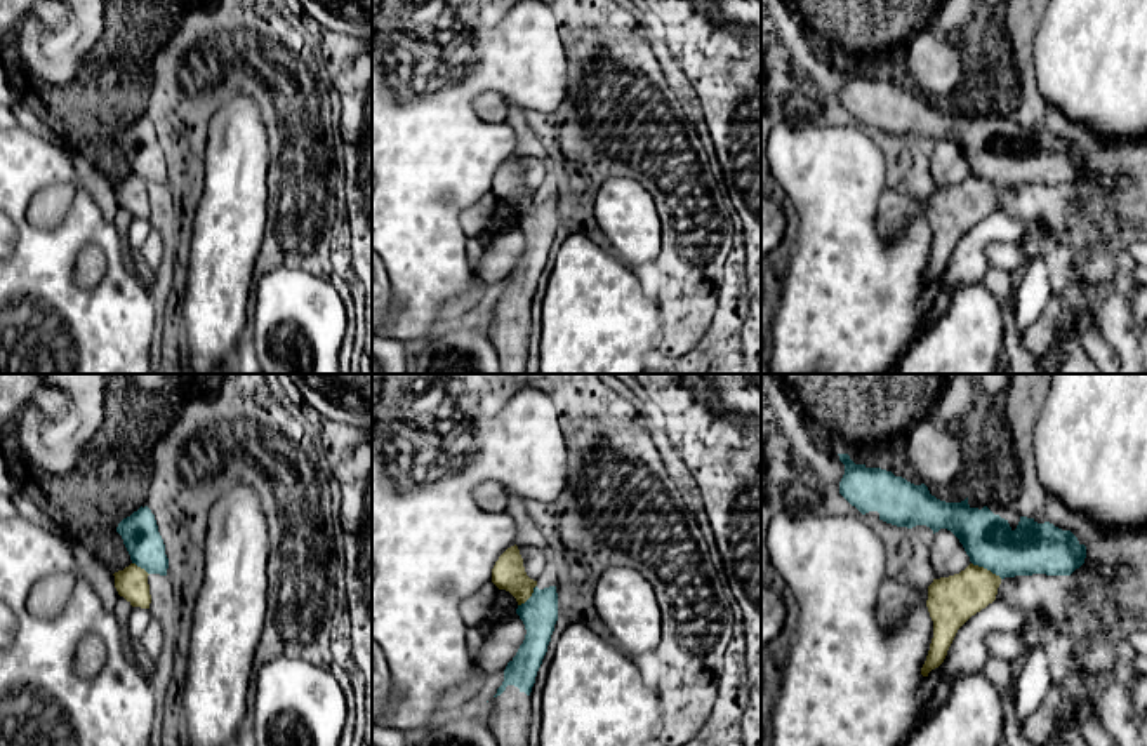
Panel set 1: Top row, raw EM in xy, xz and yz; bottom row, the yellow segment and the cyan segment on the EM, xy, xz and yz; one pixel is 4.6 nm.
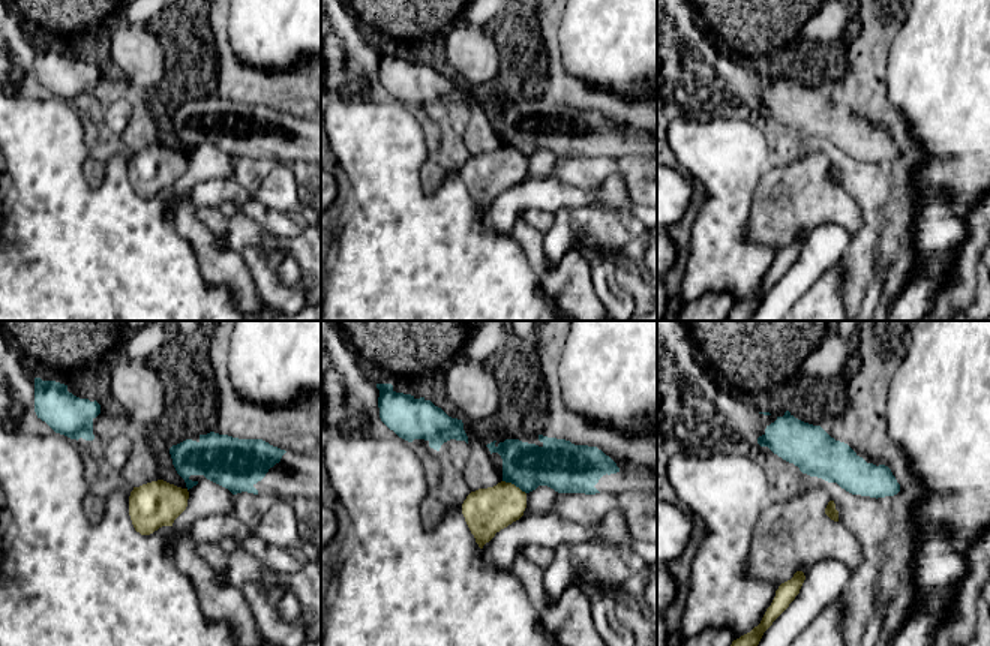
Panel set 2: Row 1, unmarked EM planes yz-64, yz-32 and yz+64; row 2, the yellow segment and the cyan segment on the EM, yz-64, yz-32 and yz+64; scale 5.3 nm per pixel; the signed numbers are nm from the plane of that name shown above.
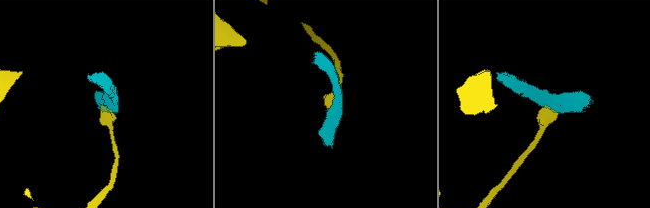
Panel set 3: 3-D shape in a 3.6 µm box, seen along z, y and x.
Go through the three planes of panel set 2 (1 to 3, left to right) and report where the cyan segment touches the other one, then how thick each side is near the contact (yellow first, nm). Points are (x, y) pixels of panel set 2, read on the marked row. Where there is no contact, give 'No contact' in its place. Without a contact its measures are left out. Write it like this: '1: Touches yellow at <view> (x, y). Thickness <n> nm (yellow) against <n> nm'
1: No contact
2: Touches yellow at yz-32 (513, 484). Thickness 240 nm (yellow) against 240 nm
3: No contact

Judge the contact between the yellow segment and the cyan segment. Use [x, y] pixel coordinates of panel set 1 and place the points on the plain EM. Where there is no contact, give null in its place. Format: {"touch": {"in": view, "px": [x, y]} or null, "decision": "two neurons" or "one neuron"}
{"touch": {"in": "yz", "px": [986, 179]}, "decision": "one neuron"}

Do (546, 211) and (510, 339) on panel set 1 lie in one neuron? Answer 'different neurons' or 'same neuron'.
same neuron

